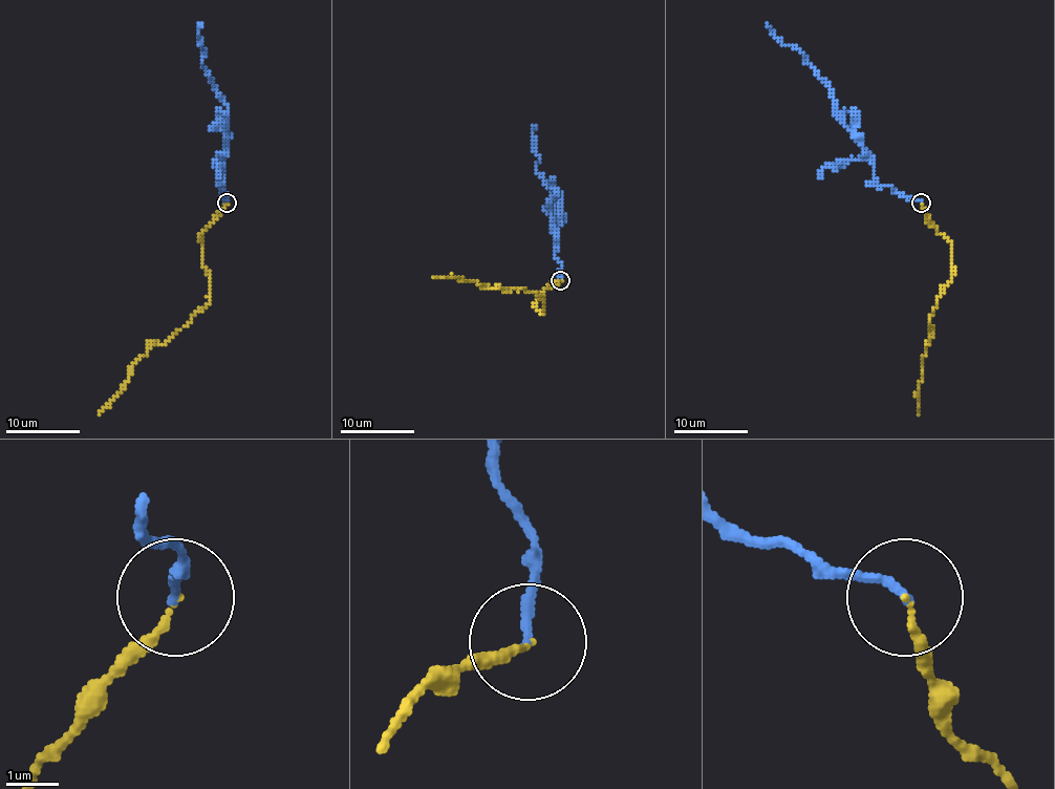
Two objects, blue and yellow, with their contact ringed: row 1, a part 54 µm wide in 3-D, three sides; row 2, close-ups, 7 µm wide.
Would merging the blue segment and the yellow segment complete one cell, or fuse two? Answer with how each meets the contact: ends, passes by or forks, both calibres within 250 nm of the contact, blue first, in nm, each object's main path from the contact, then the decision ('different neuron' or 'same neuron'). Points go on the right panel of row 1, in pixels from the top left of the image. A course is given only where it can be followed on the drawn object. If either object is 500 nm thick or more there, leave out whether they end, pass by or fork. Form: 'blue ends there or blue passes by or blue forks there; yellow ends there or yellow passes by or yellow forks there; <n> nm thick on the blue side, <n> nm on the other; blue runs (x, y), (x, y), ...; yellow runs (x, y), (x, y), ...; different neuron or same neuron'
blue ends there; yellow ends there; 170 nm thick on the blue side, 110 nm on the other; blue runs (921, 204), (879, 183), (872, 157), (836, 112), (829, 85), (799, 50), (784, 44), (766, 24); yellow runs (921, 204), (925, 218), (950, 243), (952, 277), (930, 318), (932, 336), (921, 367), (918, 413); same neuron

